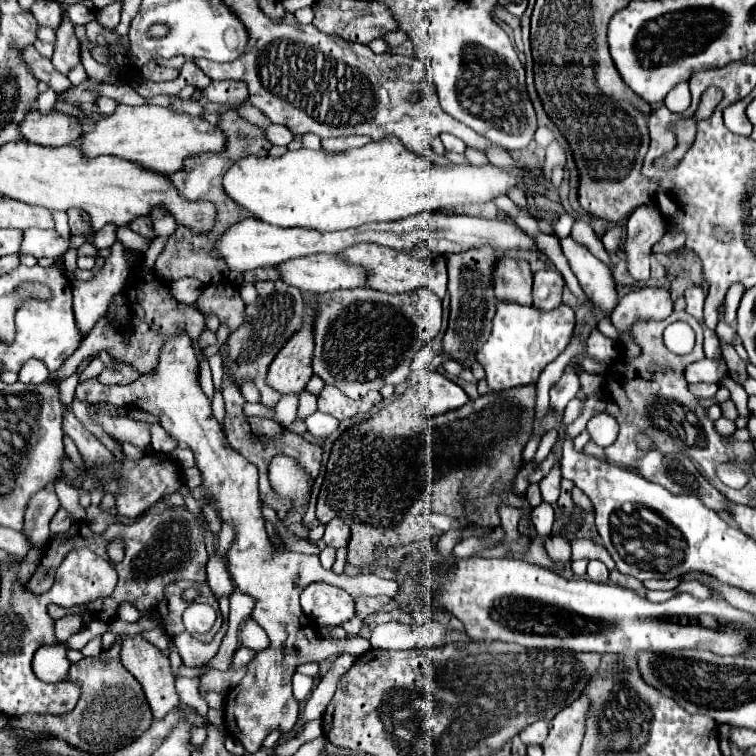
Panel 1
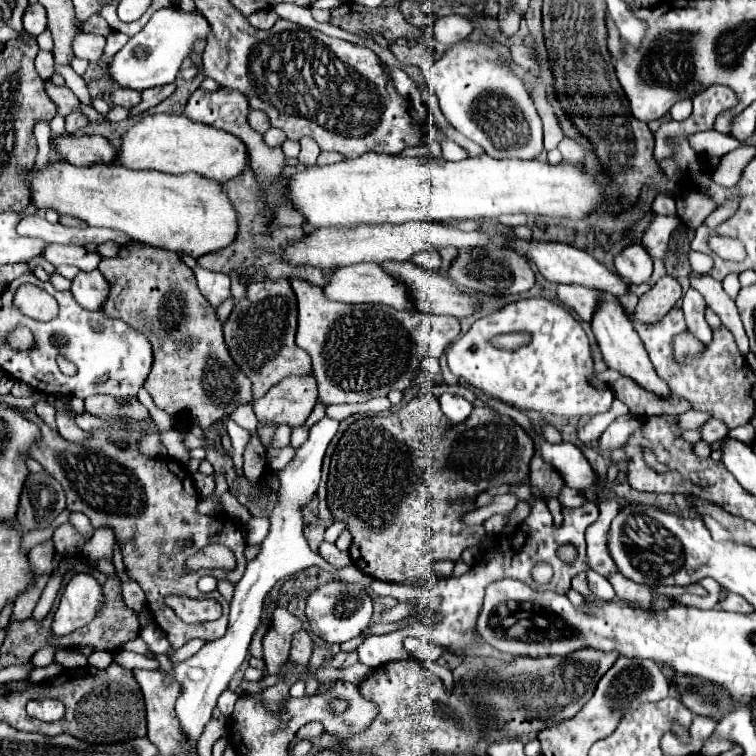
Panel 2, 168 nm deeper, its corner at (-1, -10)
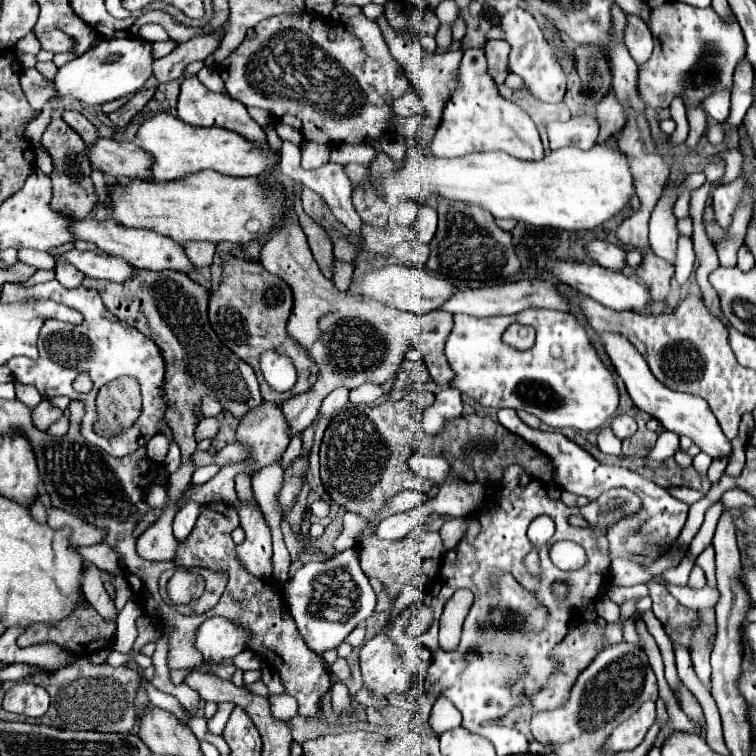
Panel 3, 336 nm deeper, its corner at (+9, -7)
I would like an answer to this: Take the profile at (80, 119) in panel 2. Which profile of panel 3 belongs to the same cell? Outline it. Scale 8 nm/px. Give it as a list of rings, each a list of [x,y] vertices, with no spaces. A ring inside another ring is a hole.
[[[54,118],[46,132],[44,132],[44,146],[48,148],[52,160],[54,160],[54,170],[52,170],[52,186],[54,186],[54,198],[52,198],[52,208],[60,210],[64,214],[76,216],[78,220],[86,218],[88,214],[94,212],[96,208],[96,190],[90,180],[92,166],[86,156],[86,144],[84,140],[62,120]]]

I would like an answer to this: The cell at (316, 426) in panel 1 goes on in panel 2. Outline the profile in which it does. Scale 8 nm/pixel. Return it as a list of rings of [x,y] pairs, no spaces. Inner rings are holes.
[[[330,417],[320,419],[316,425],[310,427],[310,435],[308,435],[306,443],[296,451],[296,457],[280,471],[280,475],[278,475],[278,479],[280,479],[278,505],[274,507],[274,513],[270,517],[272,527],[270,527],[268,537],[260,545],[260,553],[252,561],[248,561],[244,577],[236,585],[234,599],[230,605],[230,623],[228,623],[226,635],[218,641],[206,643],[194,657],[190,657],[182,663],[176,663],[176,667],[174,667],[176,681],[182,687],[182,693],[176,701],[176,715],[180,719],[180,727],[184,729],[188,743],[194,747],[196,747],[198,737],[202,735],[202,729],[212,719],[212,711],[216,707],[220,693],[228,687],[230,679],[234,677],[234,673],[240,669],[240,665],[246,659],[252,635],[260,623],[262,603],[264,603],[264,597],[268,595],[268,591],[280,579],[294,575],[294,573],[302,571],[306,567],[312,567],[312,565],[332,571],[332,567],[318,553],[312,553],[308,547],[308,541],[302,533],[302,507],[306,503],[310,503],[310,499],[314,497],[314,493],[318,489],[322,457],[324,457],[328,443],[336,435],[336,431],[338,431],[338,421],[334,421]]]

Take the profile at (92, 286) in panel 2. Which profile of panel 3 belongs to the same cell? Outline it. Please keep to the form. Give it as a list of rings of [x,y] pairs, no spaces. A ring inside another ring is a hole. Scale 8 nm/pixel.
[[[56,260],[54,272],[56,272],[56,280],[66,288],[76,288],[84,280],[84,274],[76,272],[76,268],[72,268],[72,264],[68,264],[66,260]]]

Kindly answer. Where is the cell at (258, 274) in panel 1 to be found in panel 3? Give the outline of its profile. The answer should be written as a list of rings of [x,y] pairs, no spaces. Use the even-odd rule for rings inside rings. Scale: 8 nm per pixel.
[[[334,262],[334,286],[338,290],[348,290],[350,288],[350,282],[352,282],[352,276],[354,276],[354,266],[348,264],[348,262]]]

